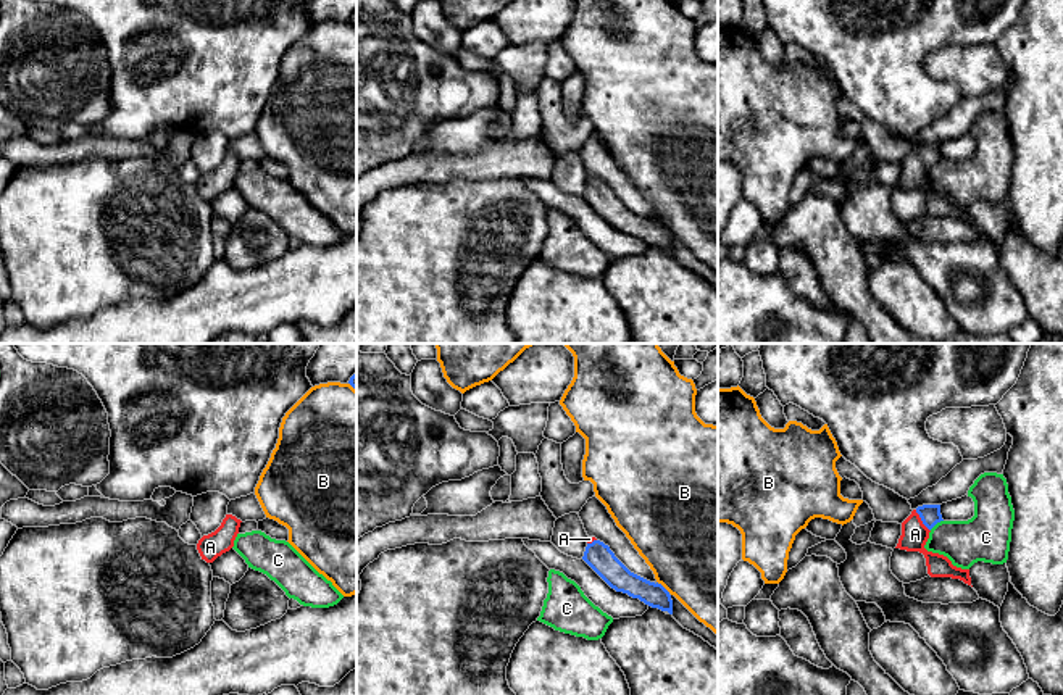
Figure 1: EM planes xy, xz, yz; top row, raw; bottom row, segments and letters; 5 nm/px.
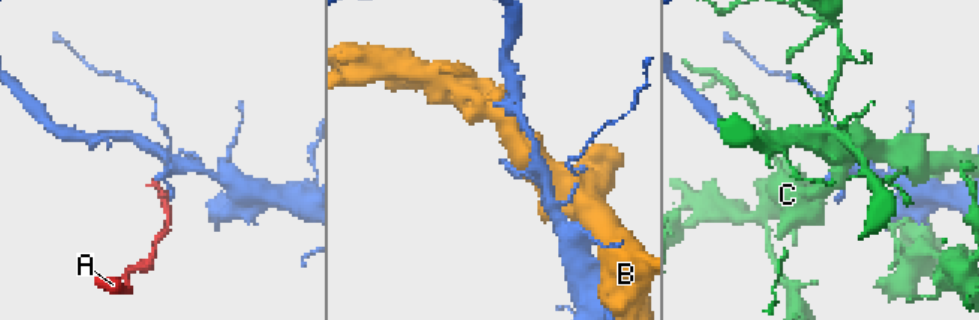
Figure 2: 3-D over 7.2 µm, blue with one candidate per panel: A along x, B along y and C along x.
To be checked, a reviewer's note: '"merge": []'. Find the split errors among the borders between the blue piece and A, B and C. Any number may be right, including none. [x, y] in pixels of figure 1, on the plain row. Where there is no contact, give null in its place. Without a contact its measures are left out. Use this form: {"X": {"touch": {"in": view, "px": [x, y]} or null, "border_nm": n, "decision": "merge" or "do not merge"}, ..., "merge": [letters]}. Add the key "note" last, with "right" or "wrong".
{"A": {"touch": {"in": "yz", "px": [921, 158]}, "border_nm": 130, "decision": "merge"}, "B": {"touch": {"in": "xz", "px": [662, 224]}, "border_nm": 90, "decision": "do not merge"}, "C": {"touch": {"in": "yz", "px": [936, 162]}, "border_nm": 90, "decision": "do not merge"}, "merge": ["A"], "note": "wrong"}

